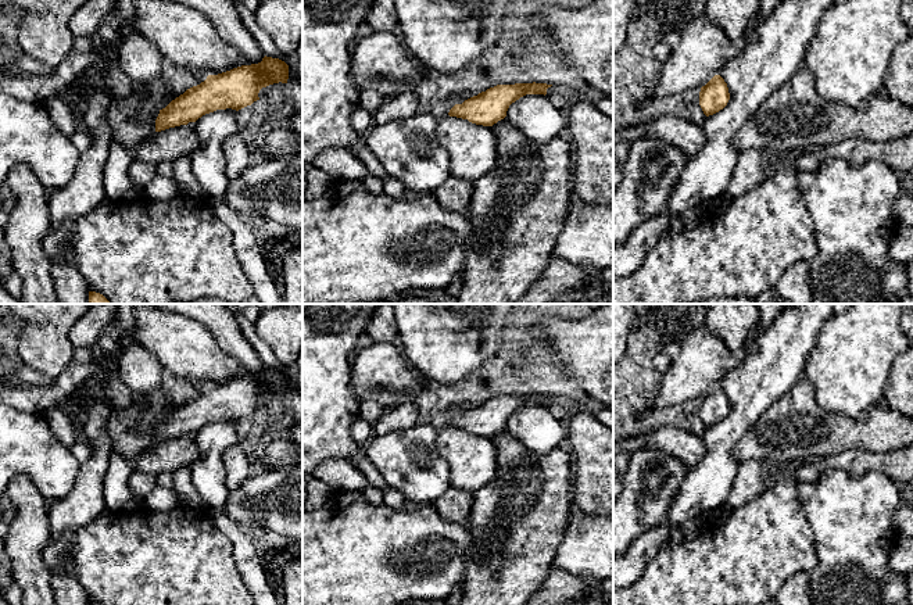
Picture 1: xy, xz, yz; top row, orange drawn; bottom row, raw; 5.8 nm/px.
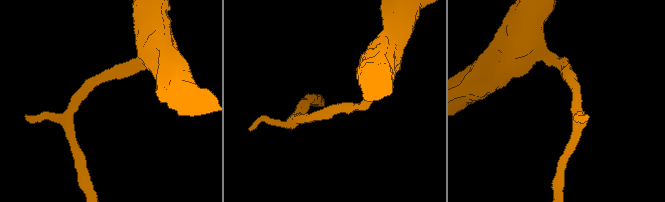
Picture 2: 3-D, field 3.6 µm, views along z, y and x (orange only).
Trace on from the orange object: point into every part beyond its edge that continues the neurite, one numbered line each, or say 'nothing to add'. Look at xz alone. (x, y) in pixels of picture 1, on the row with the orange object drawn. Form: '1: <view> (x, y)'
nothing to add

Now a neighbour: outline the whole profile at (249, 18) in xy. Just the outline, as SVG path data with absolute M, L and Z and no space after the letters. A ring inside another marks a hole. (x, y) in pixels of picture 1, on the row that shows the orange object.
M232 0L250 33L255 37L261 51L266 57L279 58L289 65L287 89L289 96L293 100L291 115L302 112L302 85L300 83L296 71L293 69L293 60L283 57L276 49L273 40L259 29L255 15L247 10L241 0Z

